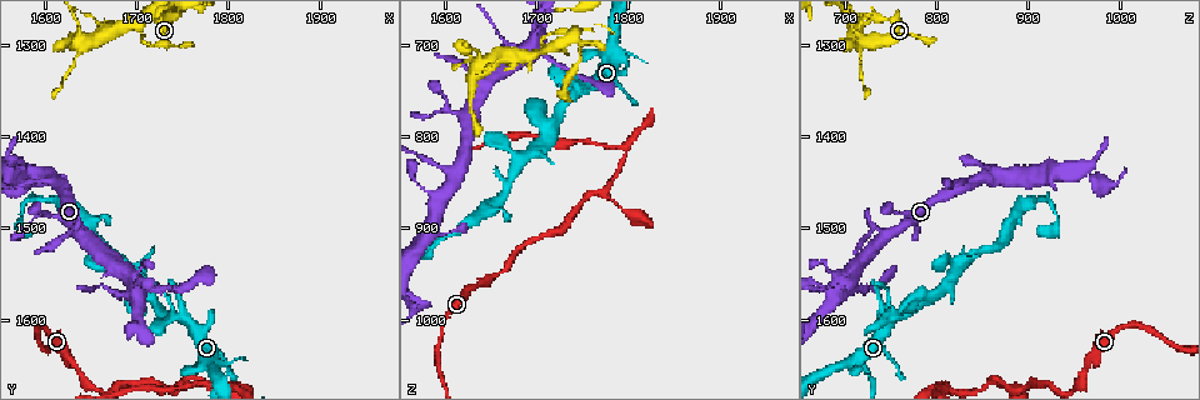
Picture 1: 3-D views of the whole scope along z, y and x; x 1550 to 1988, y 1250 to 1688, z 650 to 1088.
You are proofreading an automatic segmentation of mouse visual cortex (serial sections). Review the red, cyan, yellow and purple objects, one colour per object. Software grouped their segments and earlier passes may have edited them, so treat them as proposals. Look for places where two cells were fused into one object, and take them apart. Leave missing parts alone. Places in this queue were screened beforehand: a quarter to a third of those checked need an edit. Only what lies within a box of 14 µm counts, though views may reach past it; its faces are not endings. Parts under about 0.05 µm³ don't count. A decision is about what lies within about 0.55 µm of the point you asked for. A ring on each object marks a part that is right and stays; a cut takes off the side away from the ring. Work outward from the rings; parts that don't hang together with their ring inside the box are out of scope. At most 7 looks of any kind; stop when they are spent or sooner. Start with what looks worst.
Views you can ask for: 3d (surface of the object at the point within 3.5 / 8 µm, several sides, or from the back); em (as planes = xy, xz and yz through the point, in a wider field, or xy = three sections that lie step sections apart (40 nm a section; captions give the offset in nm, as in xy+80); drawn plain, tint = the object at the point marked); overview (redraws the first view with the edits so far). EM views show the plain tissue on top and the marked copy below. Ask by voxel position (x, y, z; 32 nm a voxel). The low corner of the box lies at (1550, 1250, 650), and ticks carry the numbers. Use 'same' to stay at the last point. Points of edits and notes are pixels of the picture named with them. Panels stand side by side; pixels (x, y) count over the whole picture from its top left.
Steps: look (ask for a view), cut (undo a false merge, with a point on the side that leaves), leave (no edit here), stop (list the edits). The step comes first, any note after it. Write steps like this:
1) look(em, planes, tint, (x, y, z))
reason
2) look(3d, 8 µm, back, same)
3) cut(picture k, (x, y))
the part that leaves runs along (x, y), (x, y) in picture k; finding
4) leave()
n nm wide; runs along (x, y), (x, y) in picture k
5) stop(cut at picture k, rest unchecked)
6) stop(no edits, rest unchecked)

look(3d, 8 µm, (1775, 1665, 860))
thin neck

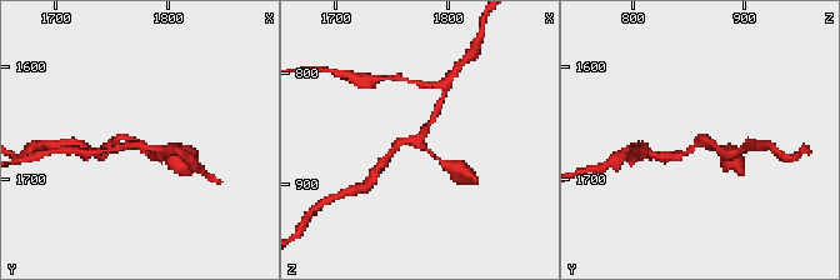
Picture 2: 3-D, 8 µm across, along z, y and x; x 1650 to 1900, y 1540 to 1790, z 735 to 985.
look(em, xy, step 2, tint, (1772, 1670, 860))
3 arms; arms of 150, 200, 200 nm; shape alone is not enough

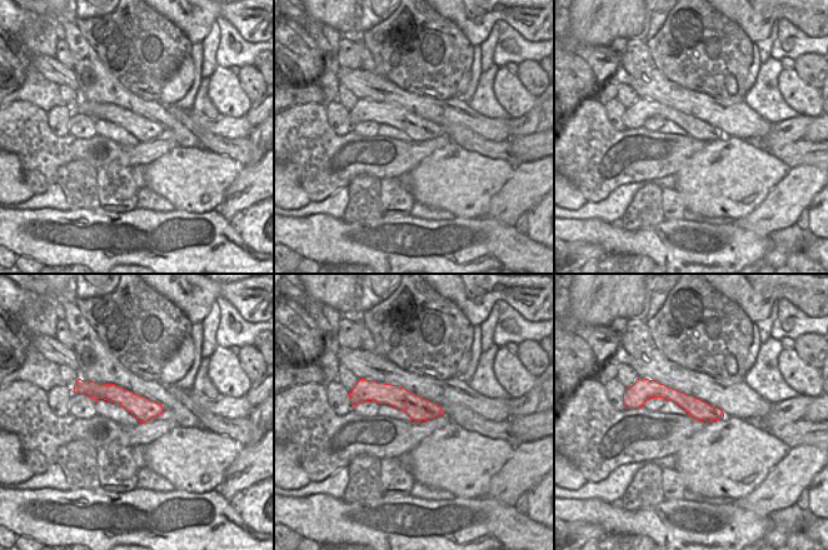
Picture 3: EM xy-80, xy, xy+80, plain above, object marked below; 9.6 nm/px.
leave()
220 nm wide; runs along (389, 154), (401, 140), (419, 138), (435, 113) in picture 2; continuous, no second cell

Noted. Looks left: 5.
look(3d, 8 µm, (1640, 1295, 720))
four or more arms meet

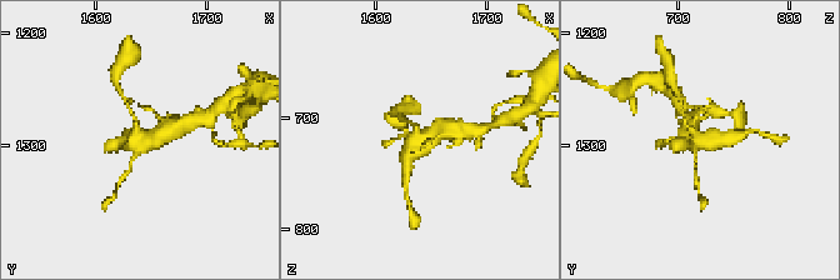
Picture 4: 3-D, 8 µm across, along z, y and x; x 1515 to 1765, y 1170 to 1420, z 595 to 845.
look(3d, 3.5 µm, (1638, 1294, 720))

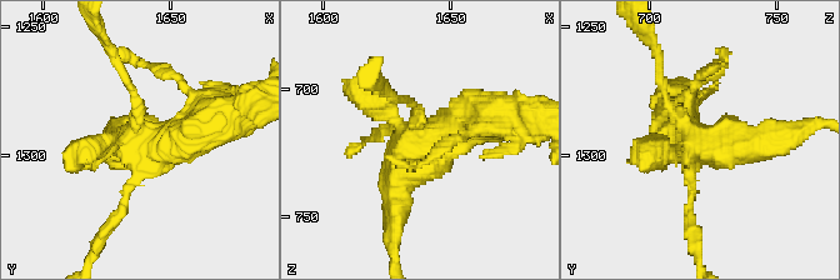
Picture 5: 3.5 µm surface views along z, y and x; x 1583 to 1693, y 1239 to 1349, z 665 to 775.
leave()
runs along (495, 115), (426, 144), (391, 218) in picture 5; continuous, no second cell

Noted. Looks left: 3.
look(3d, 8 µm, (1700, 1570, 695))
abrupt turn

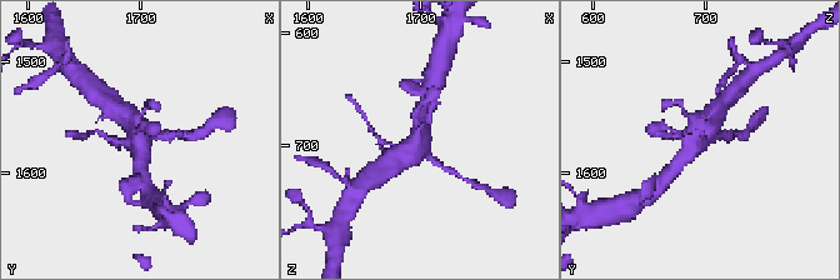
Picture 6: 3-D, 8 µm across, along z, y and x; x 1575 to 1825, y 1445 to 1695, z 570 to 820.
look(3d, 3.5 µm, (1700, 1568, 696))
closer look

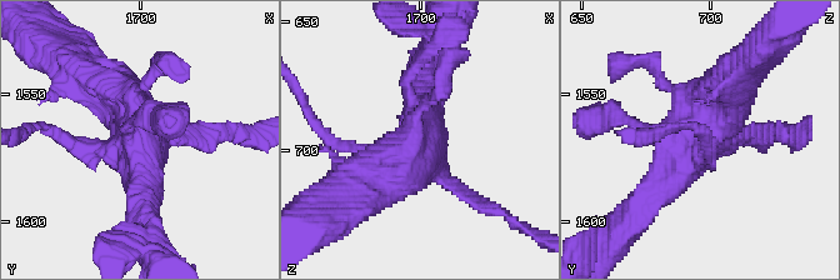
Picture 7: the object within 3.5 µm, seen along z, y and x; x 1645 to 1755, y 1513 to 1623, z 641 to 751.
look(em, planes, tint, (1700, 1567, 695))

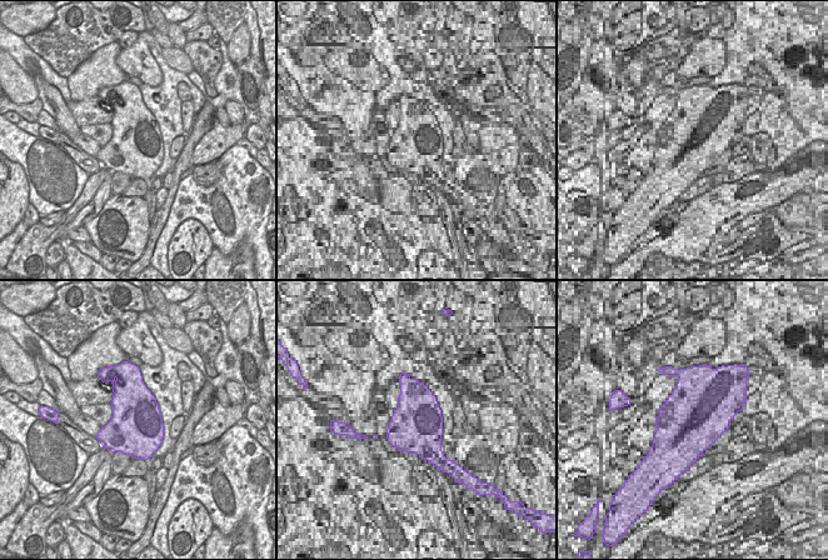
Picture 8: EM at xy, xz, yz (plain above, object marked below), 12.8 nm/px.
leave()
runs along (746, 69), (718, 123), (660, 188) in picture 7; one cell here

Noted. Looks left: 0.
stop(no edits, rest unchecked)

